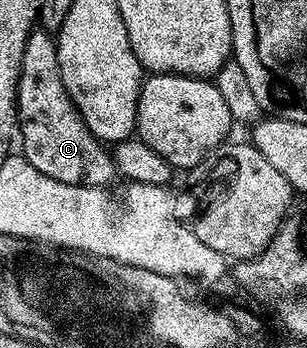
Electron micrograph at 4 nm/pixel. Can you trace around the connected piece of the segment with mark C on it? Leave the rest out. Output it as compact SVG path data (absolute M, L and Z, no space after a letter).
M41 30L32 32L23 50L17 83L17 123L20 151L25 160L47 174L47 178L68 180L70 184L109 186L113 176L118 175L110 149L91 134L63 86L56 39Z

